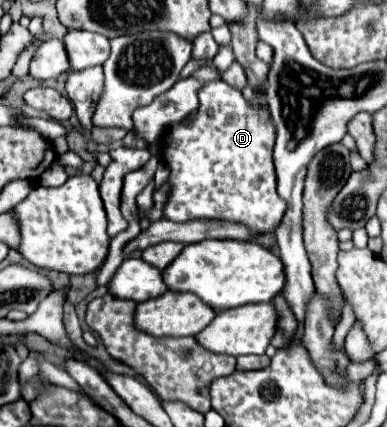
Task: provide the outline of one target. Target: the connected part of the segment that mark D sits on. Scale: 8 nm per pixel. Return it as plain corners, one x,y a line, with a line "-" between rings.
222,80
208,82
200,92
200,108
190,126
172,124
164,138
162,158
170,166
170,200
166,204
166,218
174,222
188,222
196,218
218,218
244,222
258,234
270,234
276,222
286,212
286,202
276,192
276,170
272,162
272,148
276,128
270,120
268,108
258,100
246,100
240,90
224,84

